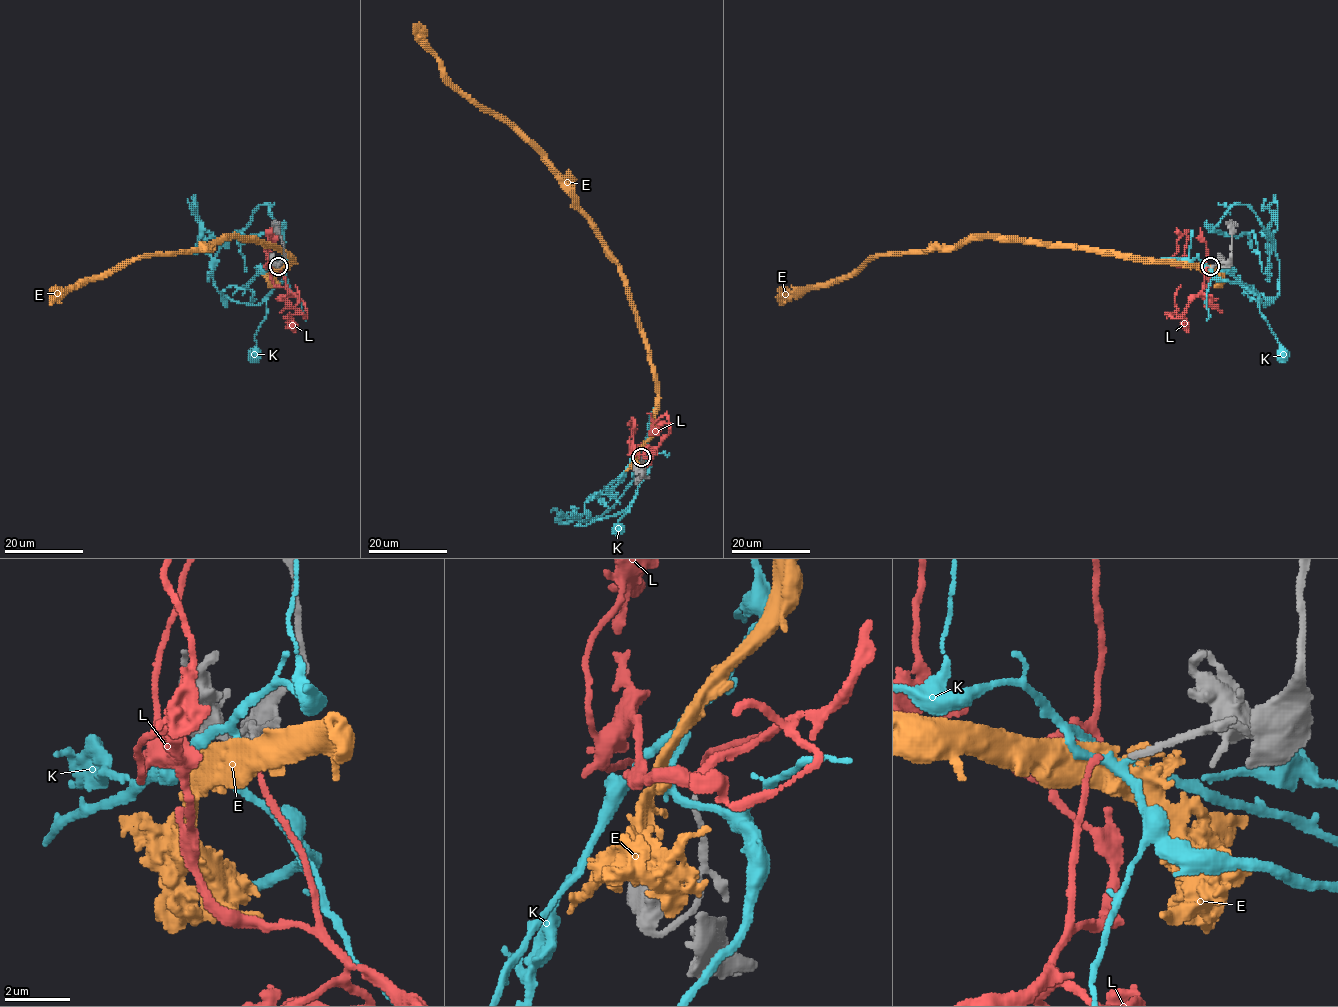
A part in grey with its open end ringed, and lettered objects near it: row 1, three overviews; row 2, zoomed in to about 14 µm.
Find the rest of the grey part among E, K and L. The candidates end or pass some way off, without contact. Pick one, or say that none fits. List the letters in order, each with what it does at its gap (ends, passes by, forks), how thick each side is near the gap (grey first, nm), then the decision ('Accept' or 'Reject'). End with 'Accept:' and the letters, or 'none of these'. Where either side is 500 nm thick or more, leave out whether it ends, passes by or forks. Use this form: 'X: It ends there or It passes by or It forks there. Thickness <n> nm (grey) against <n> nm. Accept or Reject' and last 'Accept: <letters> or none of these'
E: It ends there. Thickness 170 nm (grey) against 260 nm. Reject
K: It passes by. Thickness 170 nm (grey) against 260 nm. Reject
L: It ends there. Thickness 170 nm (grey) against 150 nm. Accept
Accept: L

